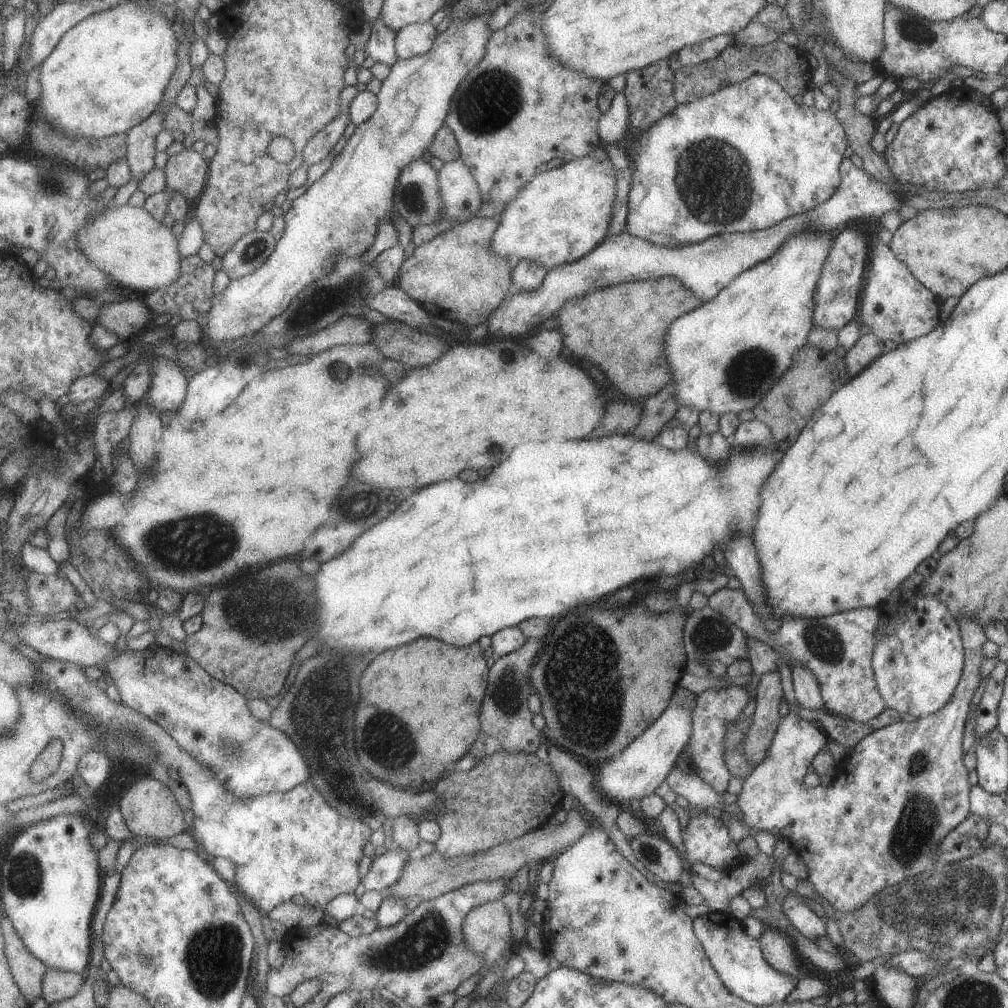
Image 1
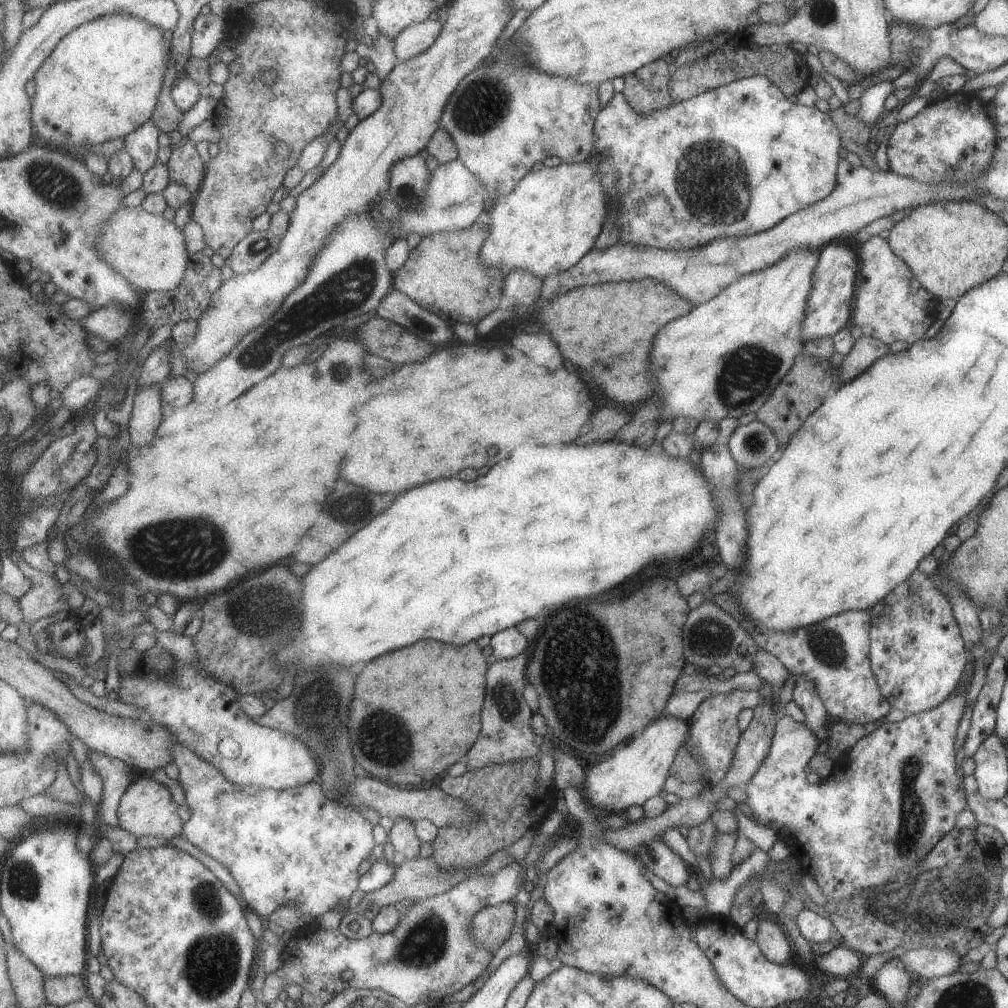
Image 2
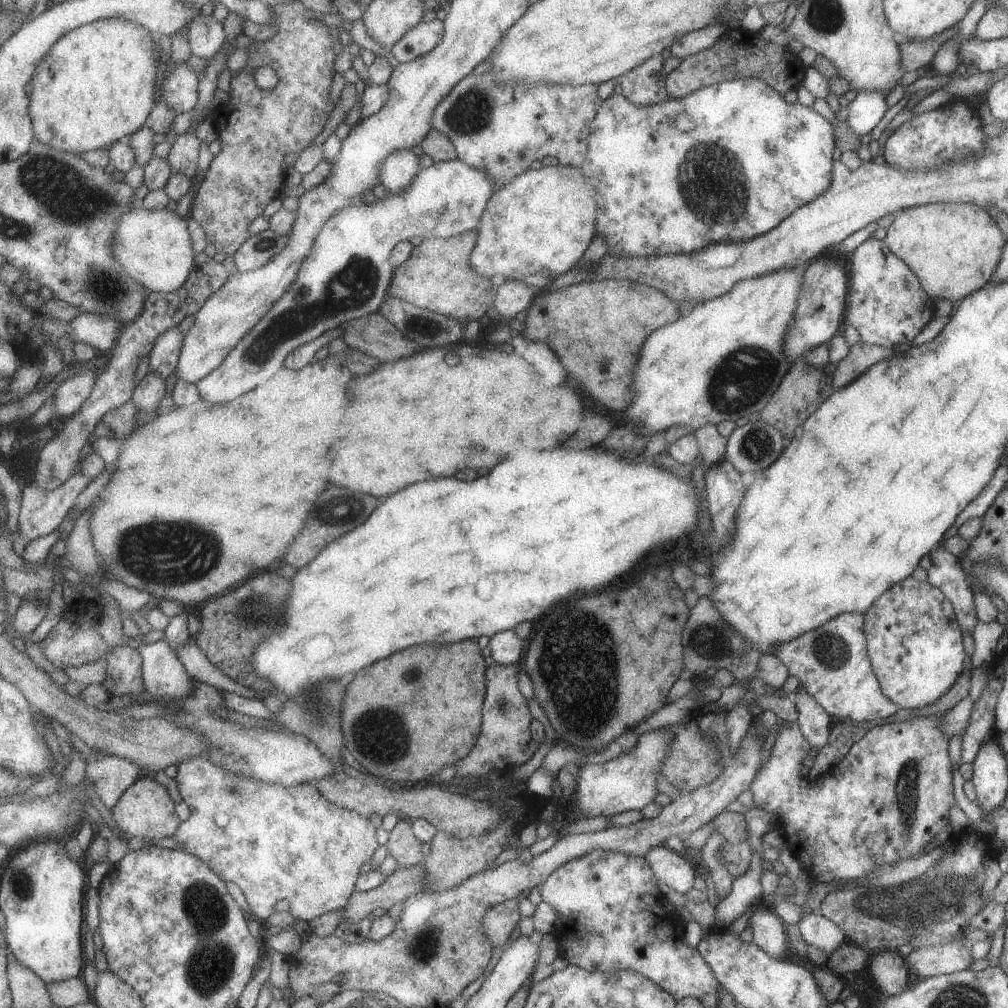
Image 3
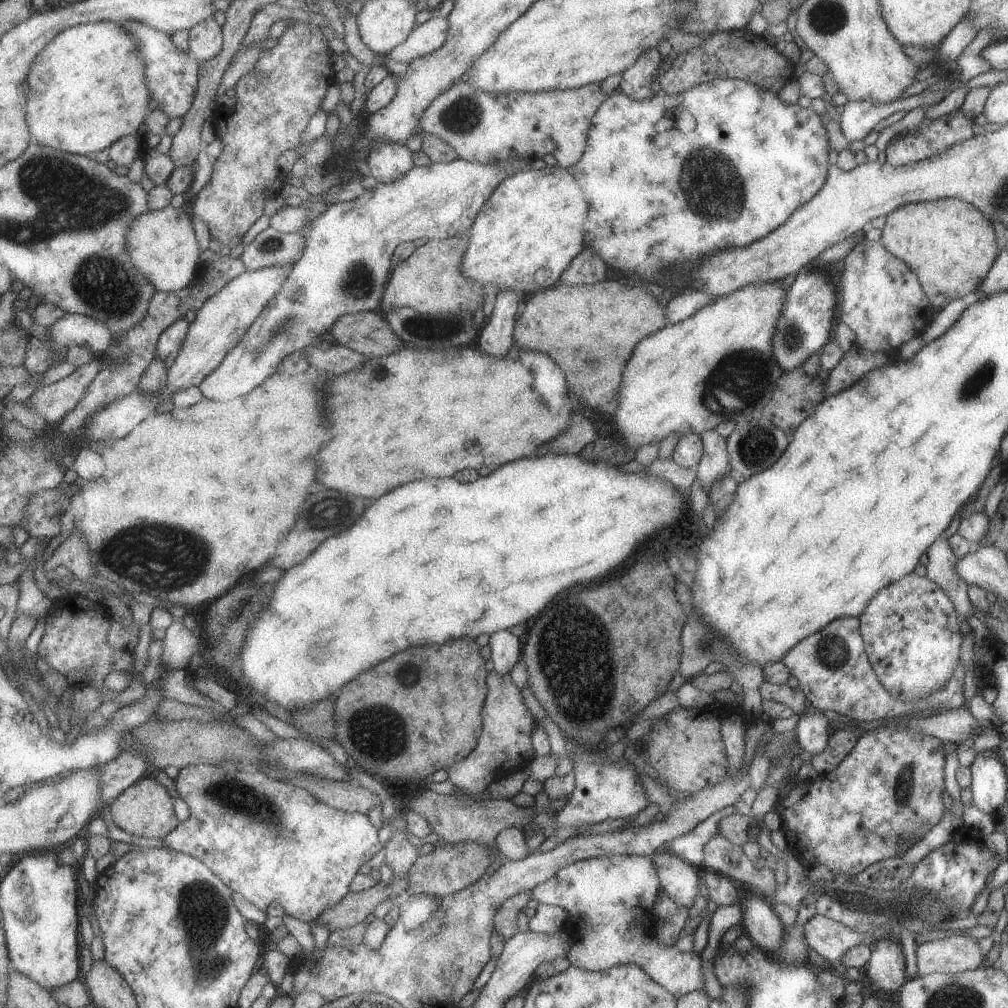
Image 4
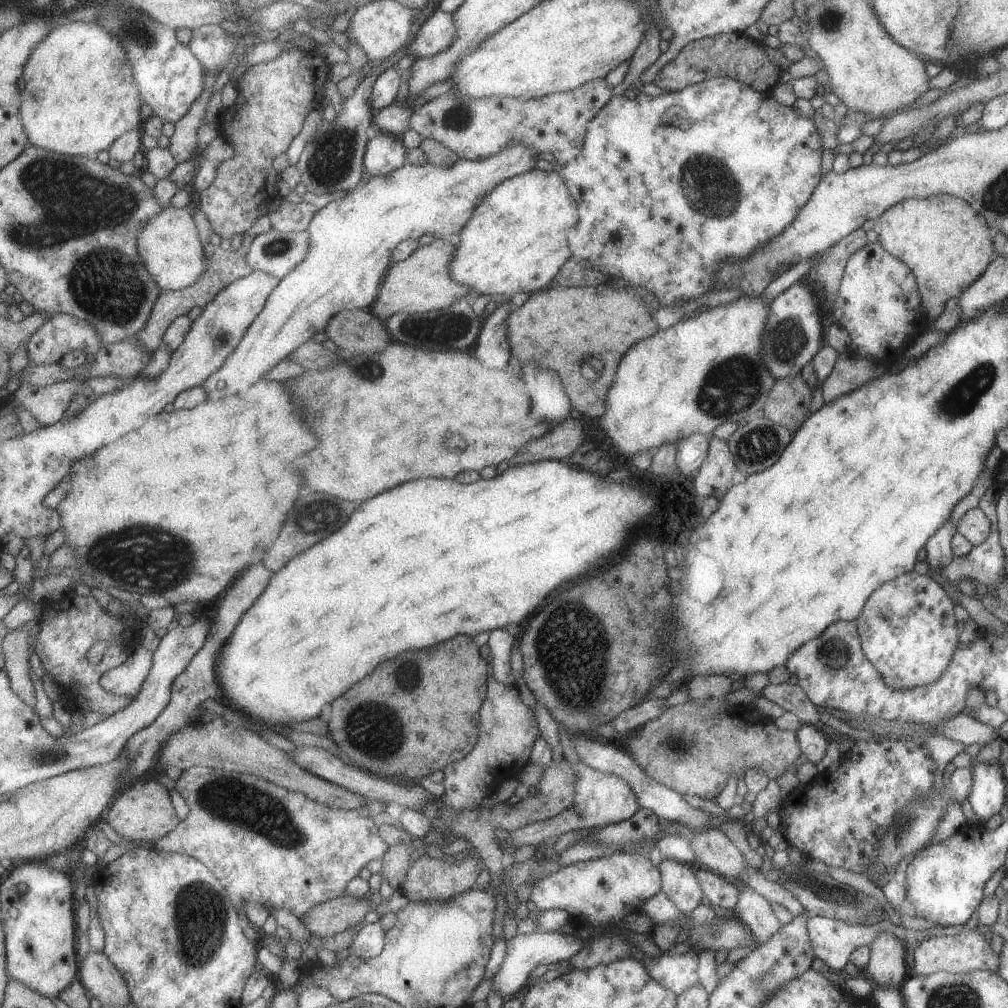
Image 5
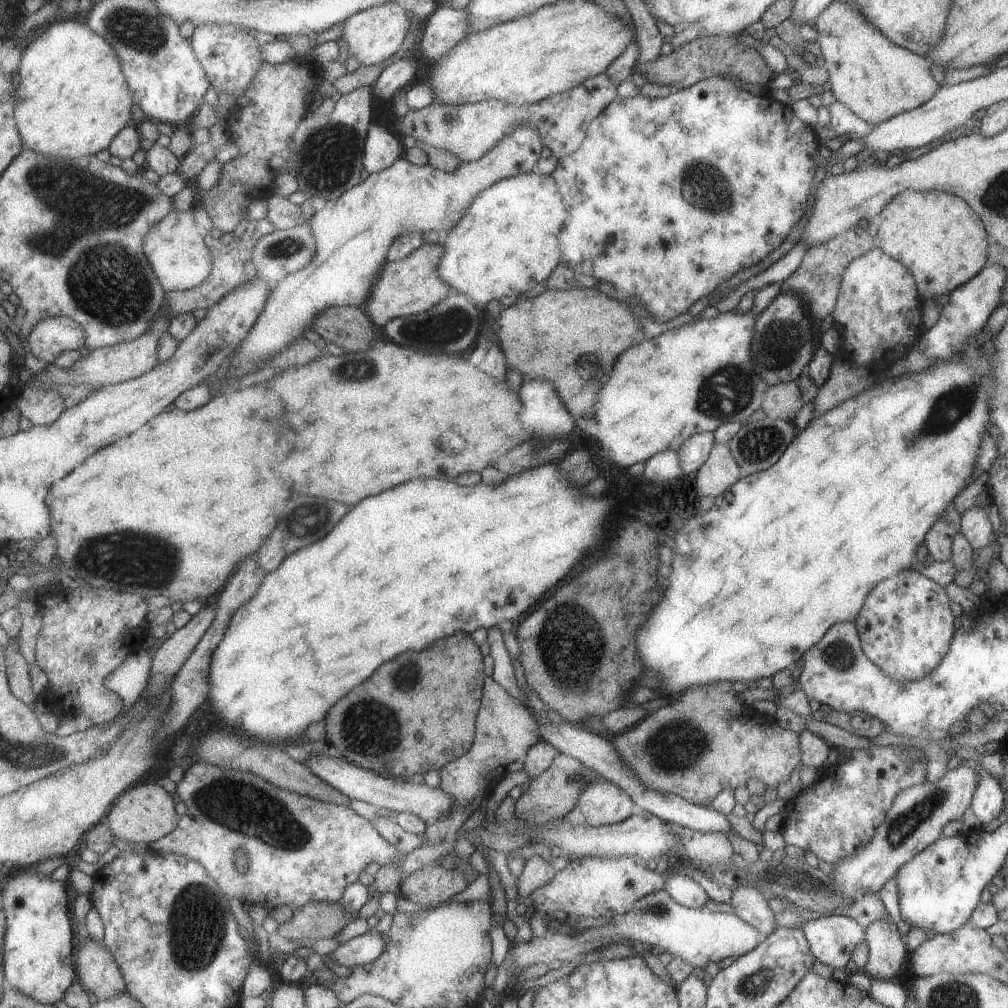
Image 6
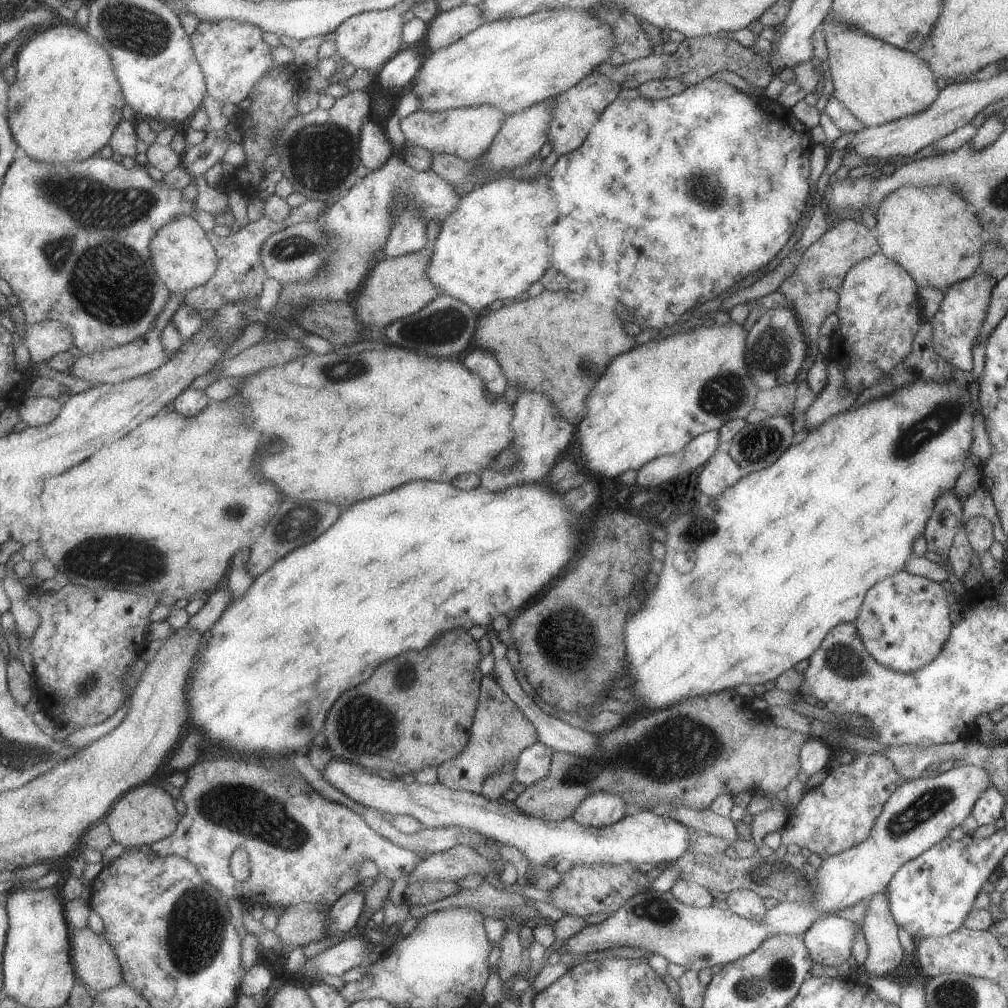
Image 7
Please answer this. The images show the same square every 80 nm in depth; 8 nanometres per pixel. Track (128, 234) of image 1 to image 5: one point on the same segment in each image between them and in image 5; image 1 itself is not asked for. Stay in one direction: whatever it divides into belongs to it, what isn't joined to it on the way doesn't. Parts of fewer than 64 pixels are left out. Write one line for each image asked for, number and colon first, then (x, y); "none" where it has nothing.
2: (150, 252)
3: (155, 247)
4: (163, 244)
5: (170, 245)

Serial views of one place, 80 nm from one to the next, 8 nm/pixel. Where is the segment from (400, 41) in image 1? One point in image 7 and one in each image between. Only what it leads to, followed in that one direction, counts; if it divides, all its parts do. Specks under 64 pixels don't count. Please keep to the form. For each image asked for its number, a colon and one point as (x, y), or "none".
2: (415, 39)
3: (422, 39)
4: (428, 37)
5: (436, 33)
6: (445, 29)
7: (448, 27)

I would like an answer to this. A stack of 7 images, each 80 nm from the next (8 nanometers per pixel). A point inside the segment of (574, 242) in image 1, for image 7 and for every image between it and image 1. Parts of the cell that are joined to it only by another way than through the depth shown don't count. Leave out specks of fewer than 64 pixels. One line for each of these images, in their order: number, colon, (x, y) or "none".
2: (548, 223)
3: (537, 227)
4: (529, 231)
5: (516, 243)
6: (507, 243)
7: (494, 246)

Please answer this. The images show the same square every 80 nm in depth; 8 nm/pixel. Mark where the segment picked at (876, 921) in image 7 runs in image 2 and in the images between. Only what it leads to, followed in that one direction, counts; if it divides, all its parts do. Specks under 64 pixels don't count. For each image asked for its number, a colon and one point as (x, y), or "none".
2: (891, 981)
3: (888, 969)
4: (886, 969)
5: (886, 966)
6: (886, 952)

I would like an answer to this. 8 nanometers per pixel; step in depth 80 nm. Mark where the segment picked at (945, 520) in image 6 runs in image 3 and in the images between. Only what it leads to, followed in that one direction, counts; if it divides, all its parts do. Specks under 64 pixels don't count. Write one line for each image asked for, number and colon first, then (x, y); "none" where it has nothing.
3: (945, 573)
4: (940, 569)
5: (939, 554)

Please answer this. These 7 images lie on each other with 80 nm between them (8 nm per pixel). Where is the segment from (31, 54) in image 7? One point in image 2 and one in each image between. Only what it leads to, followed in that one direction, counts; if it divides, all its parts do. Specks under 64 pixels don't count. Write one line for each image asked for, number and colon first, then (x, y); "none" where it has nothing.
2: (103, 81)
3: (98, 85)
4: (88, 88)
5: (80, 96)
6: (73, 99)

